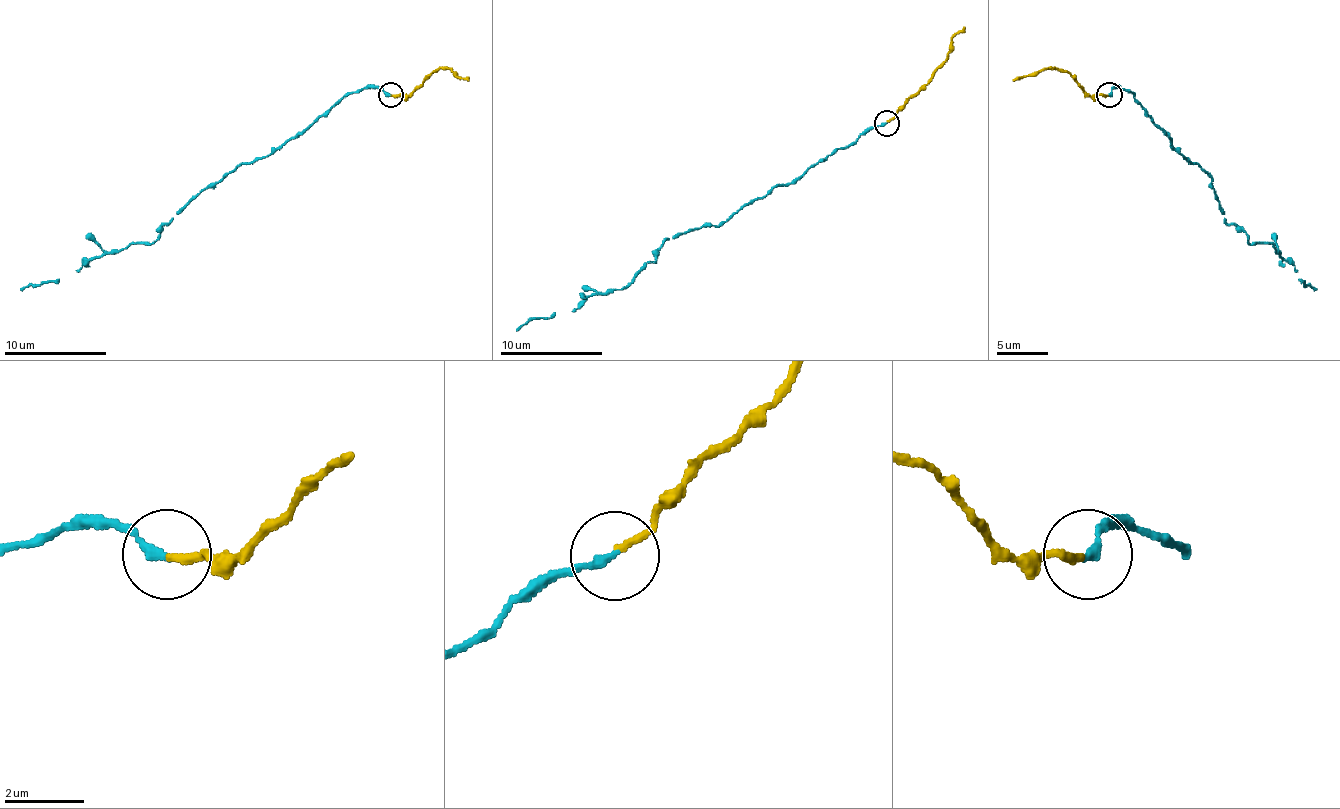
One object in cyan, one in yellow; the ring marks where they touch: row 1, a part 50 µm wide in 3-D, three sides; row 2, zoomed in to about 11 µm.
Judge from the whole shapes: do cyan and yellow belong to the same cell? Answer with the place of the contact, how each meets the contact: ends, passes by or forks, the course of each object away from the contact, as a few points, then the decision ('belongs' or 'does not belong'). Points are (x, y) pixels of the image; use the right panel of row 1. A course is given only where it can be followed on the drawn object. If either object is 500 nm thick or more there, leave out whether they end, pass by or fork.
place (1109, 95); cyan ends; yellow ends; course cyan (1109, 94), (1132, 94), (1212, 179), (1225, 222), (1248, 240), (1276, 248), (1317, 289); course yellow (1107, 94), (1089, 94), (1066, 71), (1056, 68), (1045, 68), (1012, 81); belongs

